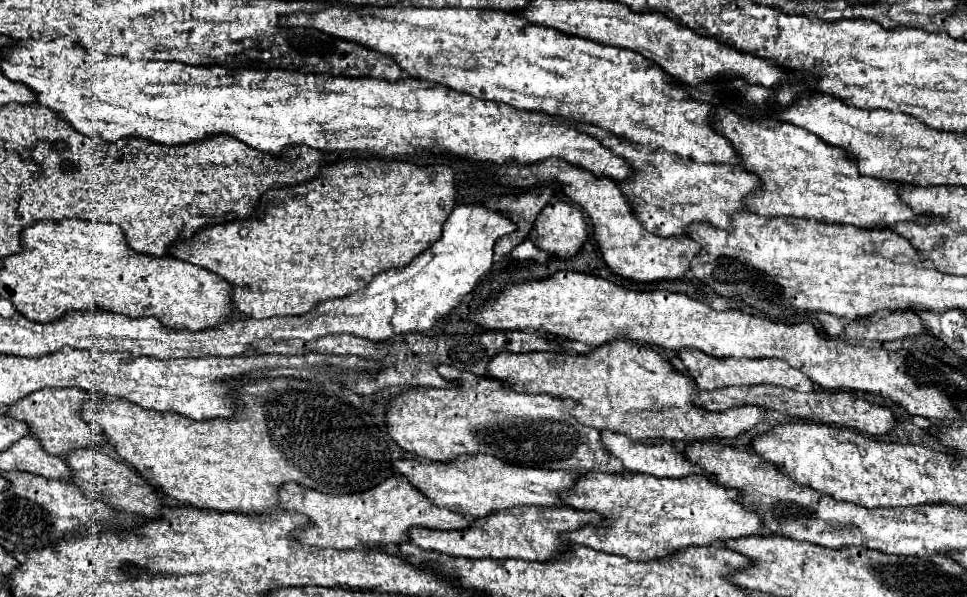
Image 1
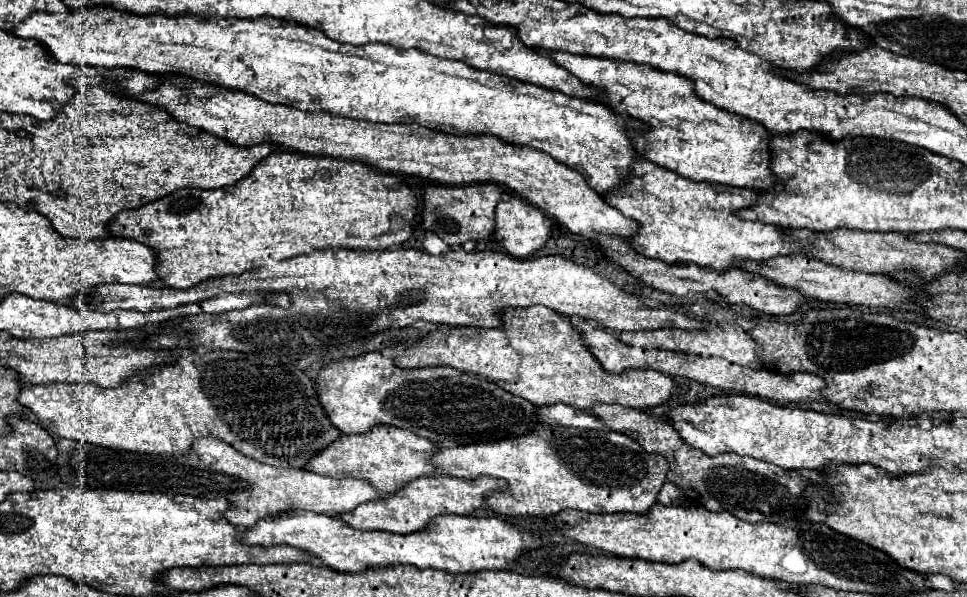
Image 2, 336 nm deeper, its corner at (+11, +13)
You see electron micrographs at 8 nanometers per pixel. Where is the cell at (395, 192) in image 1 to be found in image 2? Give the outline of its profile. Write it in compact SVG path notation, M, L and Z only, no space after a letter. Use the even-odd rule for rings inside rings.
M275 150L261 160L249 176L233 188L217 190L177 190L163 200L155 200L137 210L119 212L109 222L113 236L137 240L159 252L157 274L169 288L191 288L207 278L227 274L239 276L245 270L255 270L275 264L285 258L295 258L317 248L347 248L347 250L389 250L407 242L413 234L413 218L417 214L417 196L395 174L379 172L363 162L307 156L293 150Z

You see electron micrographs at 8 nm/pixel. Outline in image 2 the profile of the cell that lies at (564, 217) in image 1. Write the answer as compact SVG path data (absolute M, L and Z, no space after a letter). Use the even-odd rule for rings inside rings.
M513 196L513 198L497 204L493 240L497 240L511 256L527 258L527 256L533 256L537 250L541 250L547 244L547 240L551 236L551 228L553 228L553 222L547 214L543 214L533 204L527 204L523 198Z

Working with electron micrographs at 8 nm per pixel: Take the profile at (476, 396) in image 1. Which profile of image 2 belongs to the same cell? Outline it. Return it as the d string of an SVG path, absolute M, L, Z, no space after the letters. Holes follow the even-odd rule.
M367 352L357 358L343 358L339 362L327 364L319 372L317 392L331 422L345 434L355 434L355 432L365 434L373 426L389 424L395 428L411 430L443 446L465 446L465 444L477 444L477 442L493 442L493 440L527 436L539 424L535 404L499 388L495 382L459 372L451 366L435 366L435 368L419 368L419 370L397 368L395 360L383 356L381 352Z

